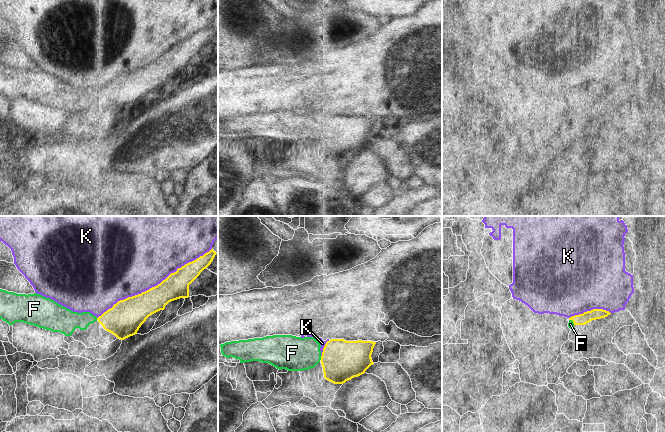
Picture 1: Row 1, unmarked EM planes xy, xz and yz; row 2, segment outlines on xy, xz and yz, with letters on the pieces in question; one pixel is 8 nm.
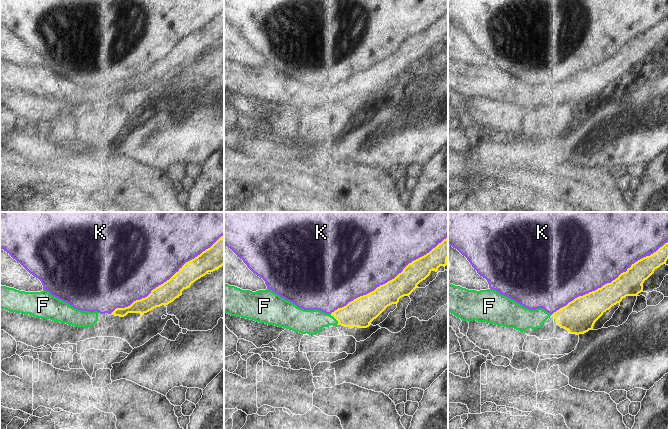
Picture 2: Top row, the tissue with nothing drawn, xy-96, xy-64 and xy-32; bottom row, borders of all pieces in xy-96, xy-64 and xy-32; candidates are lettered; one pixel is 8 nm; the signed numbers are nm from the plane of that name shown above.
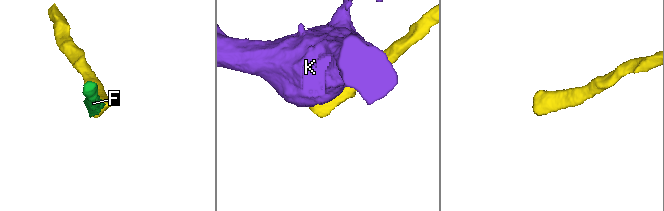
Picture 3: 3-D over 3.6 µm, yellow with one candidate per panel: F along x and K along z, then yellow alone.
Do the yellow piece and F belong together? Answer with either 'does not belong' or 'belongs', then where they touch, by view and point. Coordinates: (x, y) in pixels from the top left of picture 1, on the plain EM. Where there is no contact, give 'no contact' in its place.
belongs; contact xz (321, 134)

